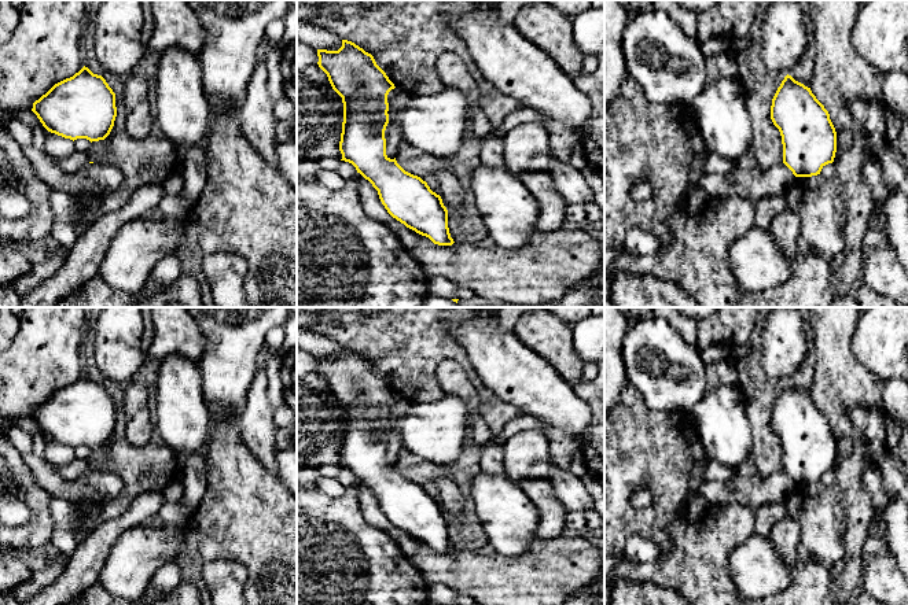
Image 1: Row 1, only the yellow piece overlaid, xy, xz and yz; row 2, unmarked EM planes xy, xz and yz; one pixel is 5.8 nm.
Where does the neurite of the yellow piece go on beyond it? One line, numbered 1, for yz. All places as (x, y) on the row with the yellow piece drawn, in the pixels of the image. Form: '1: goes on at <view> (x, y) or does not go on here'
1: does not go on here

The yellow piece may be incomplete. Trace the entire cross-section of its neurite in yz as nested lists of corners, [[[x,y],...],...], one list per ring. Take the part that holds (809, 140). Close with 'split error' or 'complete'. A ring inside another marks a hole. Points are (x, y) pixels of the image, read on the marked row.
[[[786,75],[778,88],[771,106],[771,119],[779,129],[783,144],[783,163],[795,177],[812,177],[834,162],[837,152],[837,132],[828,111],[816,99],[810,88]]]; complete

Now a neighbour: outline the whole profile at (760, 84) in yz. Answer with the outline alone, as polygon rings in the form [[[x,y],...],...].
[[[760,0],[747,34],[749,47],[732,51],[738,64],[738,80],[753,125],[756,163],[761,170],[783,163],[782,136],[771,119],[771,106],[786,74],[769,70],[762,60],[762,23],[772,1]]]

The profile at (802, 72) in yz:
[[[798,0],[802,12],[805,15],[805,29],[806,29],[806,47],[802,54],[802,58],[791,70],[791,77],[804,84],[805,86],[810,86],[810,78],[813,74],[815,58],[816,58],[816,40],[815,40],[815,25],[812,23],[812,18],[809,14],[810,0]]]

